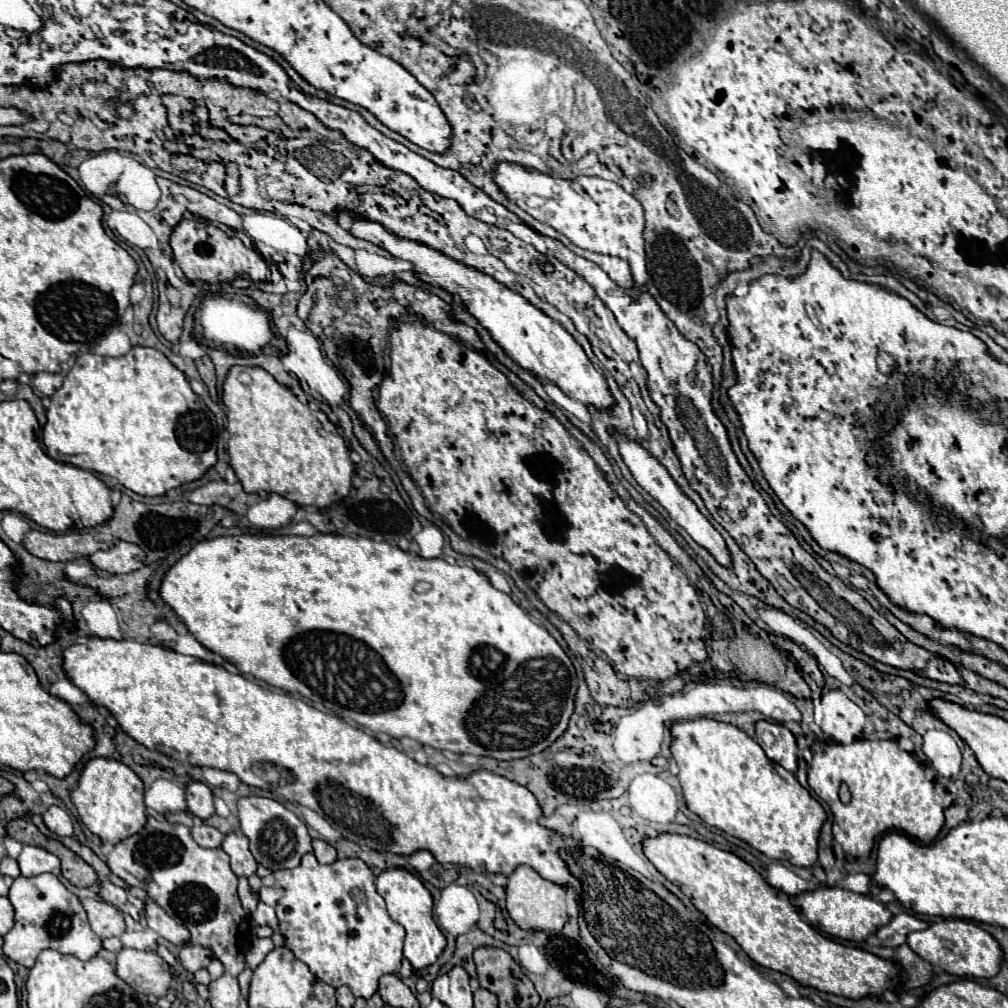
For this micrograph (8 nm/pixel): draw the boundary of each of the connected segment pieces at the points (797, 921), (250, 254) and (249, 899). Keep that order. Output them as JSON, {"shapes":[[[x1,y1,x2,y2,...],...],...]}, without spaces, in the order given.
{"shapes":[[[669,832,645,838,641,844,649,862,679,886,693,906,705,914,713,926,729,934,757,964,787,976,791,972,791,978,803,986,813,986,821,992,853,1000,869,994,881,996,883,990,893,988,893,976,901,972,897,964,819,934,793,908,787,894,771,888,755,868,733,852,715,848,697,838]],[[181,220,171,232,169,246,173,250,173,260,181,266,189,280,223,282,235,278,251,278,253,282,259,282,269,280,271,276,269,266,255,248,247,248,239,238,227,236,221,228,205,224,203,220]],[[239,878,239,898,241,898,241,904,243,908,247,910,245,914,251,916,253,908,257,906,257,898,253,896,253,892,249,890,249,884,247,884,247,878]]]}

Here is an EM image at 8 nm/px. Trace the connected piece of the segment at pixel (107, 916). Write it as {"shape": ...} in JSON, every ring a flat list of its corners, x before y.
{"shape":[[83,900,83,908,89,916,91,928,97,936,101,938,109,938,109,936,121,936,125,932,125,920,121,916,121,912,103,902,103,900]]}

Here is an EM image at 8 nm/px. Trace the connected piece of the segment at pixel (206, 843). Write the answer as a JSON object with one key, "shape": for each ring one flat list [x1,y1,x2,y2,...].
{"shape":[[207,824,193,826,191,828,191,834,193,834,193,840,199,846,203,846,203,848,219,848,221,842,223,842,223,838,225,838,217,828,211,828]]}

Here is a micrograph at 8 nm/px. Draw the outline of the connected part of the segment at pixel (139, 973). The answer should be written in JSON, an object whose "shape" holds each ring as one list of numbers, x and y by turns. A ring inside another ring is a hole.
{"shape":[[121,948,115,960,115,974,133,990,153,996,165,996,171,986,171,972,163,958,155,952]]}

